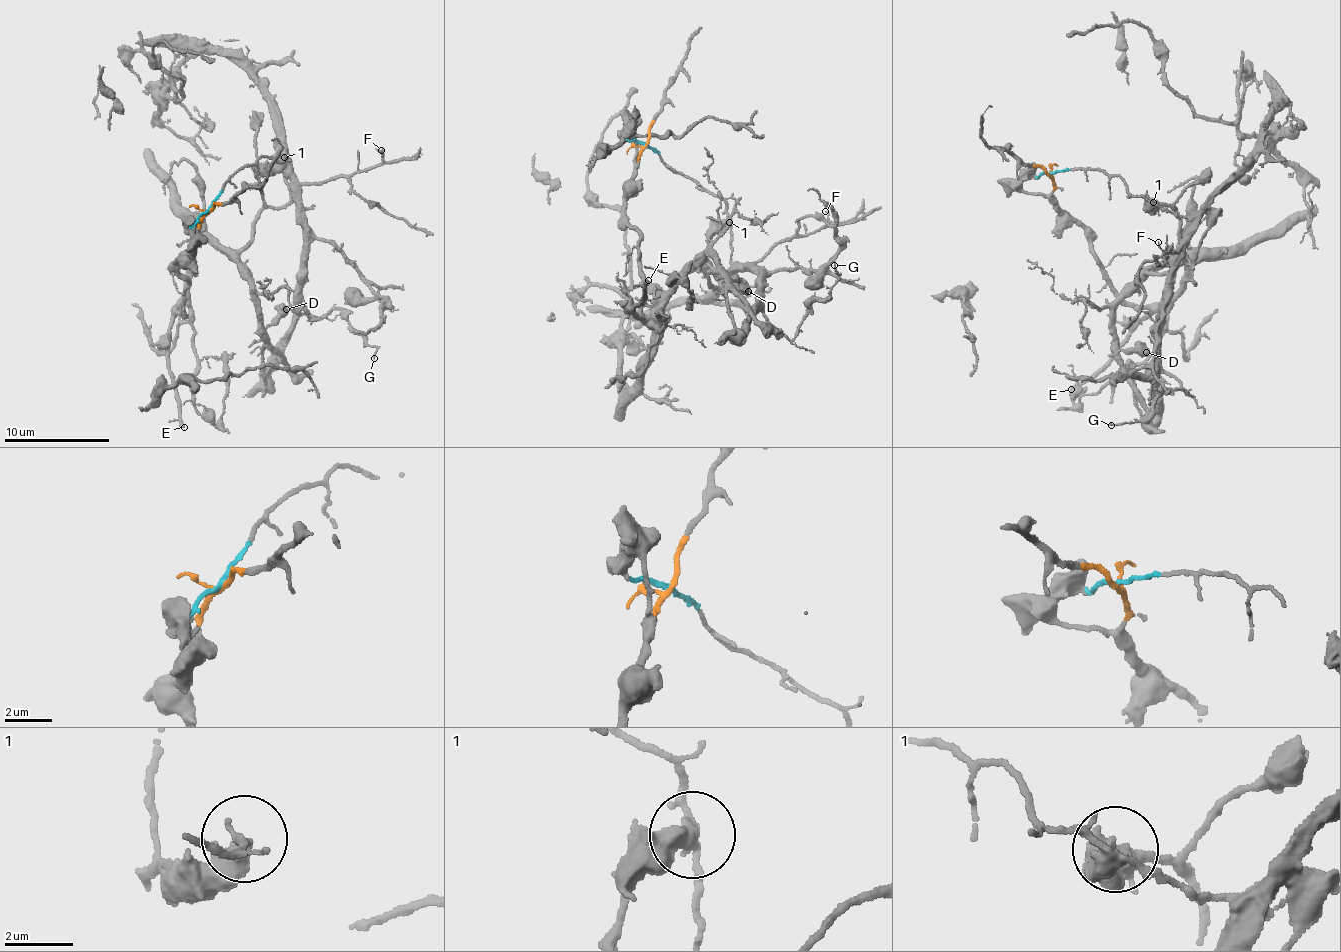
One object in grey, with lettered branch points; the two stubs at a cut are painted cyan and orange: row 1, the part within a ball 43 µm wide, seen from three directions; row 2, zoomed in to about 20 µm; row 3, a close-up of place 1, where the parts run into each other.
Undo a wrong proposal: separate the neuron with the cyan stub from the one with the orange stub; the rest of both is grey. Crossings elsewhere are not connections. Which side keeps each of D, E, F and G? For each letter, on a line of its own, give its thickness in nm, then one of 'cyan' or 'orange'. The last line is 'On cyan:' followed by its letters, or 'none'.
D: calibre 650 nm; orange
E: calibre 180 nm; orange
F: calibre 80 nm; cyan
G: calibre 120 nm; cyan
On cyan: F, G

